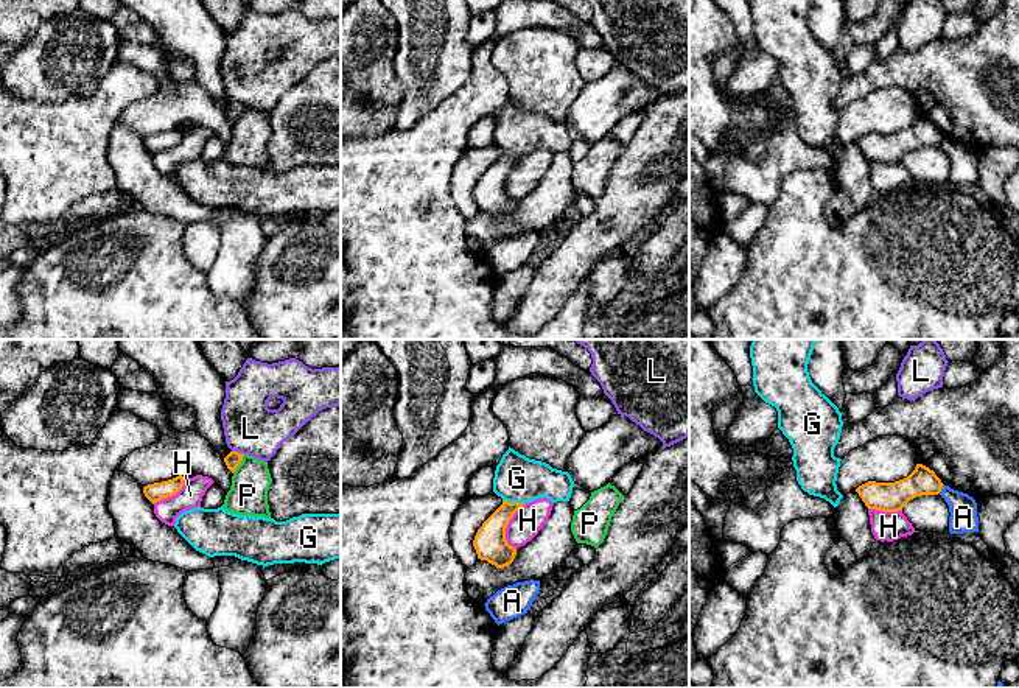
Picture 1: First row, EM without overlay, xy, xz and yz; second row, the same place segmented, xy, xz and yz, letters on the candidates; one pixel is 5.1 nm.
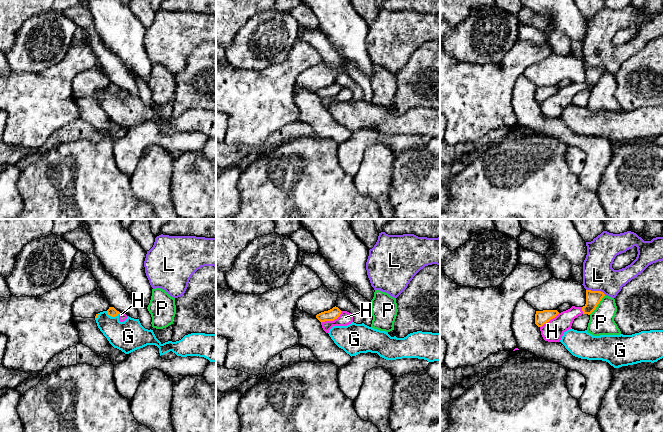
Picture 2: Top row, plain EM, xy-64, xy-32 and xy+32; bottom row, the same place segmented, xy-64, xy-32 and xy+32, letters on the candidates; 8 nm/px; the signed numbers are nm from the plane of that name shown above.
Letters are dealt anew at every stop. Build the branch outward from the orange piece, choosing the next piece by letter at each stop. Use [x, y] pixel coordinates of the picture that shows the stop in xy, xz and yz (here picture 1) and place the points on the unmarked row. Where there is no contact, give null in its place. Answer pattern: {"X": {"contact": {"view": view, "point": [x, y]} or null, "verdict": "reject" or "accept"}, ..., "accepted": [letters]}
{"A": {"contact": {"view": "yz", "point": [941, 139]}, "verdict": "reject"}, "G": {"contact": {"view": "xz", "point": [514, 154]}, "verdict": "reject"}, "H": {"contact": {"view": "xz", "point": [506, 178]}, "verdict": "accept"}, "L": {"contact": {"view": "xy", "point": [237, 103]}, "verdict": "reject"}, "P": {"contact": {"view": "xy", "point": [240, 114]}, "verdict": "reject"}, "accepted": ["H"]}

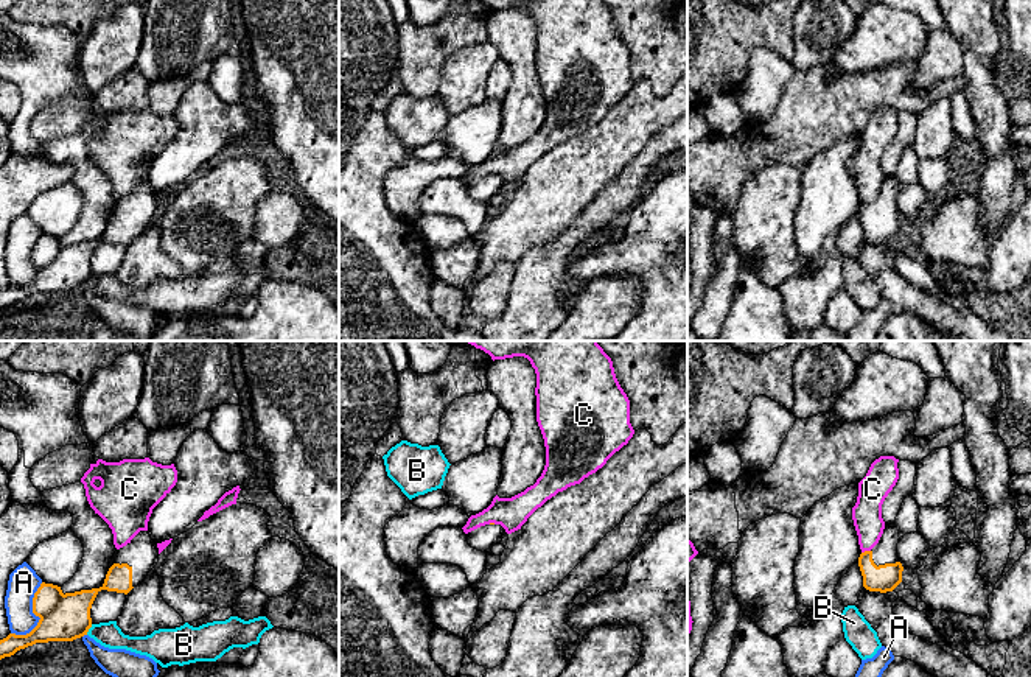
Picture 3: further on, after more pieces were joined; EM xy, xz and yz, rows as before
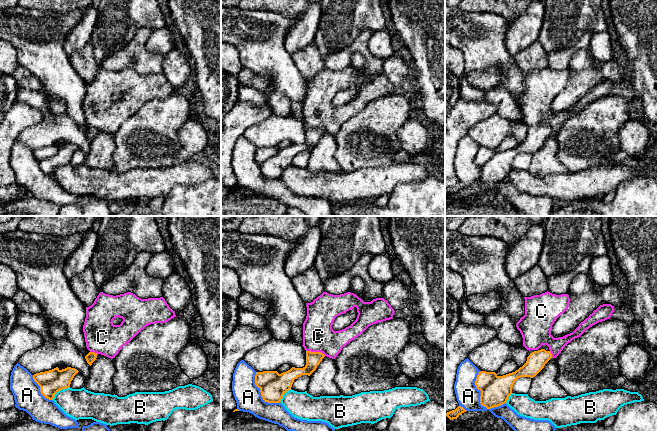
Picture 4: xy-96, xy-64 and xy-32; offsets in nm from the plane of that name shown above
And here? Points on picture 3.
{"A": {"contact": {"view": "xy", "point": [38, 266]}, "verdict": "reject"}, "B": {"contact": {"view": "xy", "point": [89, 279]}, "verdict": "reject"}, "C": {"contact": {"view": "yz", "point": [865, 203]}, "verdict": "reject"}, "accepted": []}

